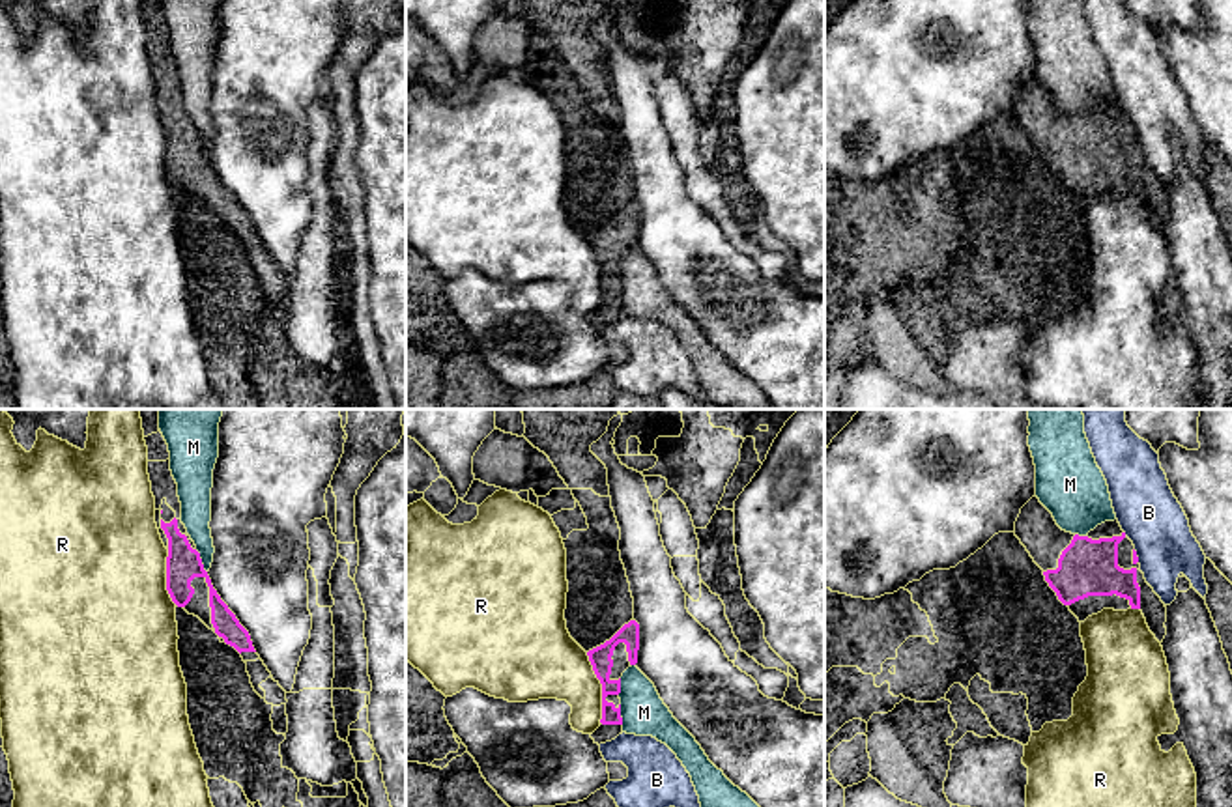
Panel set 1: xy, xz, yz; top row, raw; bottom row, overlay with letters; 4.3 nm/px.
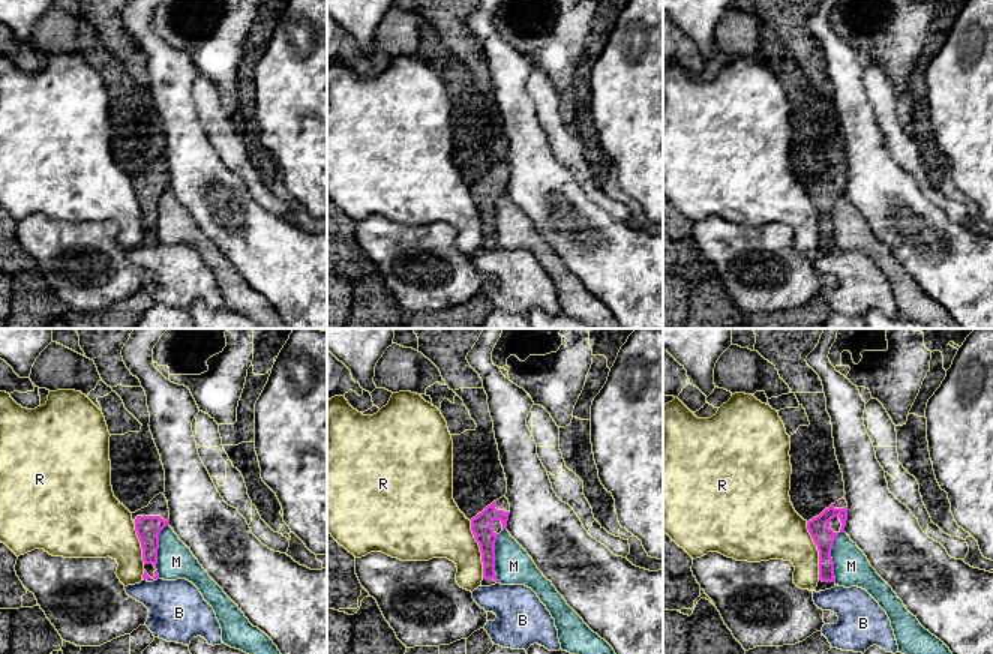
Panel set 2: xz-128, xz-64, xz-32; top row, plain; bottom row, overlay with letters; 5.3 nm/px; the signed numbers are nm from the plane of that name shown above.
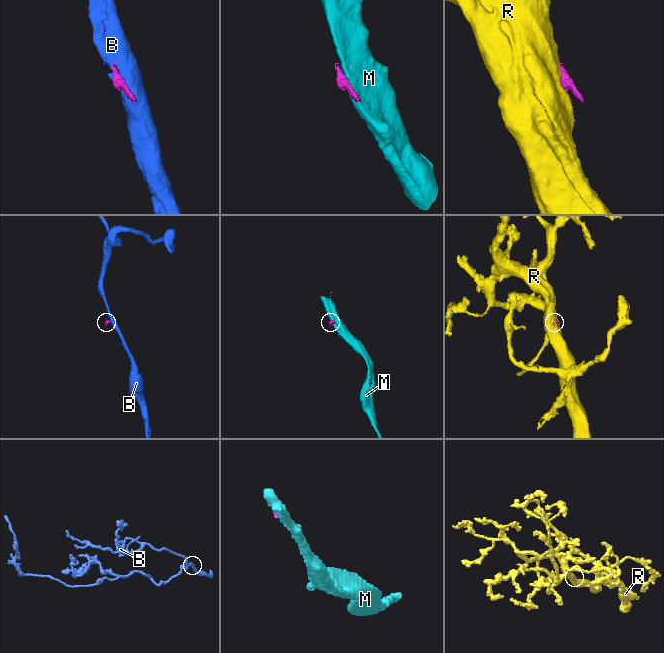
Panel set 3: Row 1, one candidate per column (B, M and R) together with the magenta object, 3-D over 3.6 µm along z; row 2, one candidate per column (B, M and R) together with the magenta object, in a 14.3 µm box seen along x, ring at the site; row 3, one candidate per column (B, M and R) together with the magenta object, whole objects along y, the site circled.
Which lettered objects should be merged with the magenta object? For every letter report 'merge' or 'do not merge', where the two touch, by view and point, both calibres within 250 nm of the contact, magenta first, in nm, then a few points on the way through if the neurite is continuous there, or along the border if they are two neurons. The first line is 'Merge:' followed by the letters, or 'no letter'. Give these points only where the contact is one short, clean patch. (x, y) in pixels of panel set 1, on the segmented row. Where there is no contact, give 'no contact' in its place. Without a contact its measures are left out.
Merge: no letter
B: do not merge | yz (1135, 555) | 30/260 nm | along yz (1133, 550), (1139, 561)
M: do not merge | xy (200, 561) | 150/130 nm | along xy (195, 550), (206, 572)
R: do not merge | xz (602, 688) | 100/300 nm | along xz (586, 652), (601, 684), (601, 722)

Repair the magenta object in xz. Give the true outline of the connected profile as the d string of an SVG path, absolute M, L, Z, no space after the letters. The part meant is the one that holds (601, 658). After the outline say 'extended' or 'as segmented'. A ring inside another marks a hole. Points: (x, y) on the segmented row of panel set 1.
M630 620L609 641L587 652L596 678L602 684L602 719L591 734L595 743L606 743L623 734L621 676L637 663L639 624Z; extended

